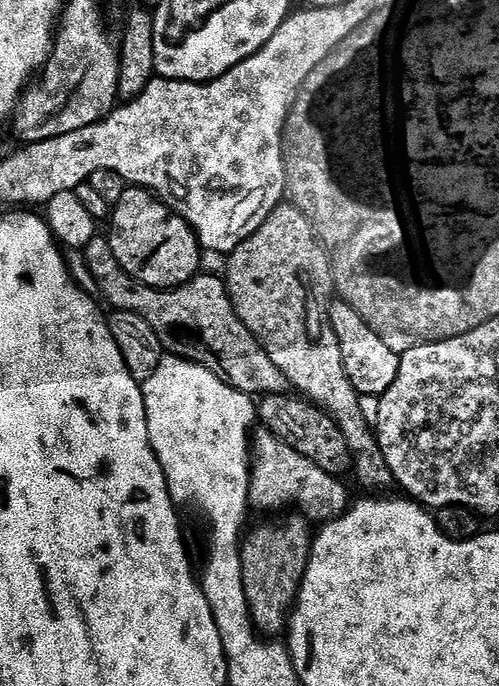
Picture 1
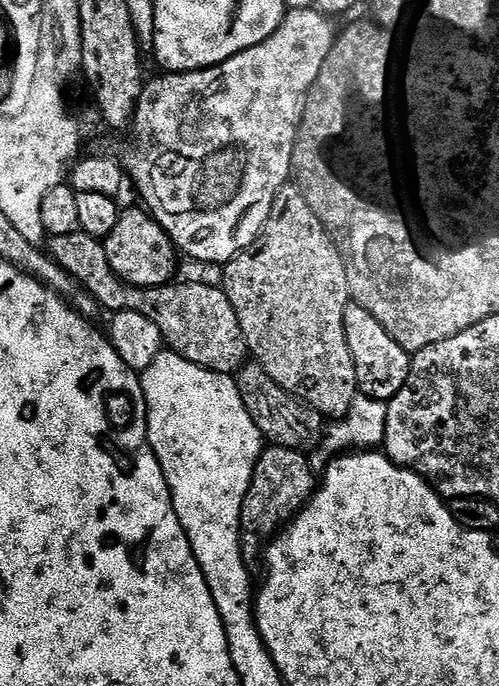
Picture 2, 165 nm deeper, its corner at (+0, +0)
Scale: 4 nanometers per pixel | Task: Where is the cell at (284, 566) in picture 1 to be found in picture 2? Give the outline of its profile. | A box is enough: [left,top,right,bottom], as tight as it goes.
[240,444,318,558]

